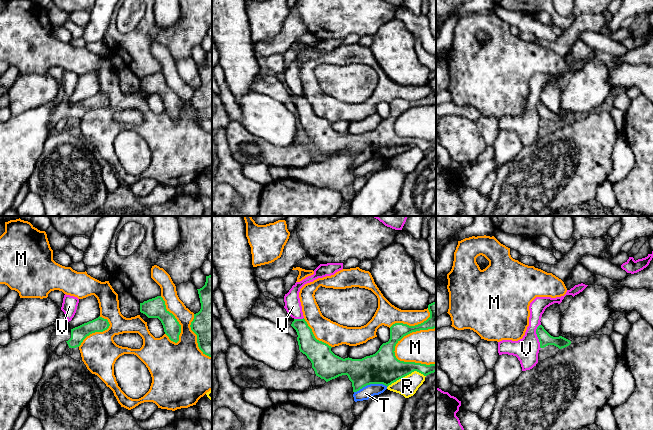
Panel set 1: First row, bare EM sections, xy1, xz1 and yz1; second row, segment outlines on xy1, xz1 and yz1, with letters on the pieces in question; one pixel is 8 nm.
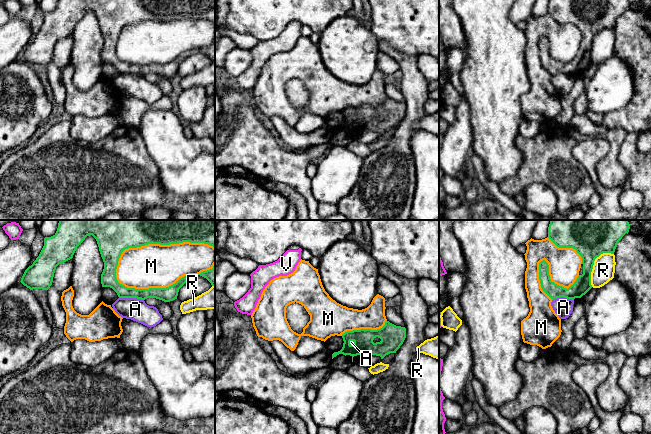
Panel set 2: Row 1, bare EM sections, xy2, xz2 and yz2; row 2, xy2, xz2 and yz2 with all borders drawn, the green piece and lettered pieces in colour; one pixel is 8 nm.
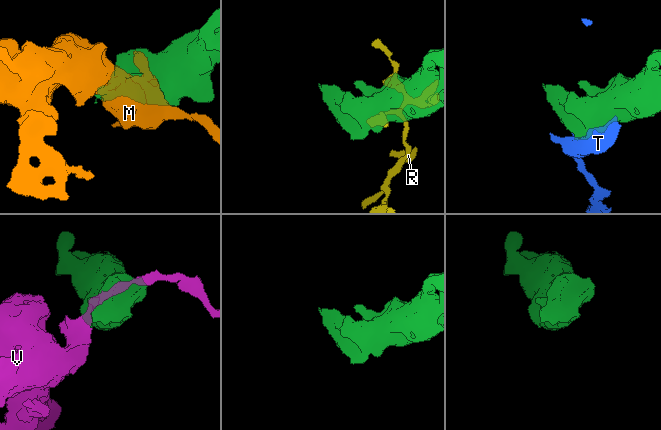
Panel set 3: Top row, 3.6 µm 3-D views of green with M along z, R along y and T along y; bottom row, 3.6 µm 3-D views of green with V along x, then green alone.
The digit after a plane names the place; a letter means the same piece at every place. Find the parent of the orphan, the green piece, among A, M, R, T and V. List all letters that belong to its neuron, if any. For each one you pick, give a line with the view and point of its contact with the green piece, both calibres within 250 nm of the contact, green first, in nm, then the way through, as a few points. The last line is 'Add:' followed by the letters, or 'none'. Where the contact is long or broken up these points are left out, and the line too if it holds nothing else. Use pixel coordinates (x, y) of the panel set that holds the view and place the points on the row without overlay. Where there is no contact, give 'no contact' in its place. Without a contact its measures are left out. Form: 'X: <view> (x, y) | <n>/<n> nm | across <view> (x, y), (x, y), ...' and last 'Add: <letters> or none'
Add: none

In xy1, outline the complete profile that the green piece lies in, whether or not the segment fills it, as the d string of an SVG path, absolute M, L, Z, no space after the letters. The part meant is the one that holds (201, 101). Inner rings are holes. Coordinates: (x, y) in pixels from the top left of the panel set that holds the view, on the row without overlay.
M212 50L206 52L205 61L197 65L201 85L194 90L191 106L197 111L197 119L203 130L212 133Z

